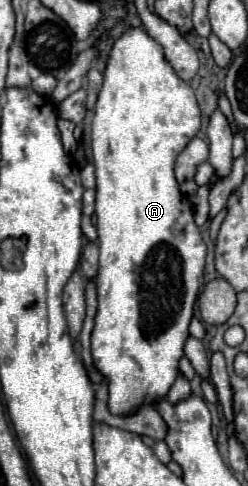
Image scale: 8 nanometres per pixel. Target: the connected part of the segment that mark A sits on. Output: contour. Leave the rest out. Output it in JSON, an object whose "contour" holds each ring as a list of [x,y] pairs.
{"contour":[[[128,27],[112,45],[108,55],[108,65],[104,69],[104,83],[98,93],[98,101],[94,107],[94,119],[92,119],[92,159],[96,167],[96,227],[98,227],[98,247],[100,247],[100,269],[96,275],[96,289],[98,289],[98,313],[96,313],[96,325],[92,331],[92,357],[96,369],[106,377],[108,381],[108,403],[110,411],[114,415],[128,415],[138,407],[138,403],[144,403],[144,399],[156,401],[160,397],[166,397],[168,389],[172,387],[176,373],[178,373],[178,361],[182,357],[182,347],[188,337],[188,325],[194,313],[194,303],[202,285],[202,273],[204,273],[204,259],[206,259],[206,245],[202,241],[200,229],[194,223],[192,217],[192,205],[190,201],[180,193],[178,183],[174,179],[174,161],[178,153],[186,147],[186,143],[196,135],[200,129],[200,109],[194,97],[194,91],[190,85],[174,73],[170,63],[166,63],[162,47],[146,35],[140,27]]]}

